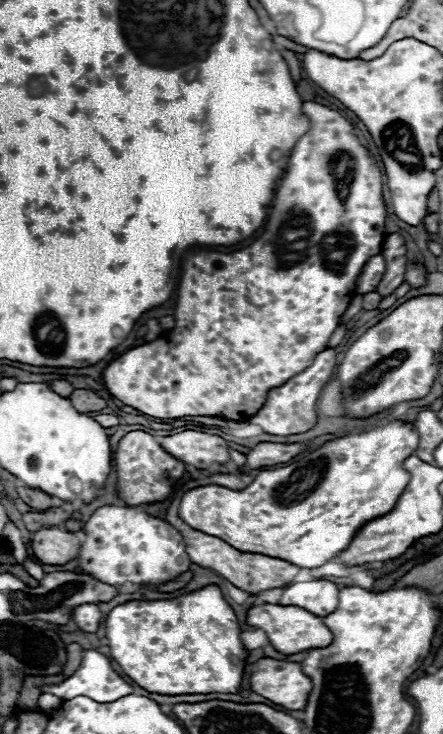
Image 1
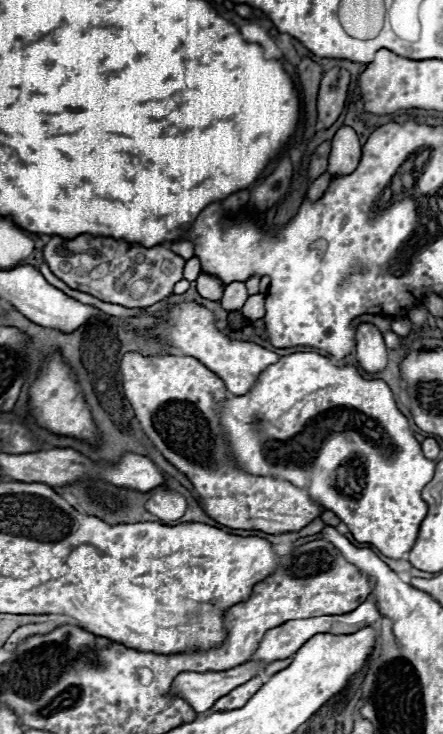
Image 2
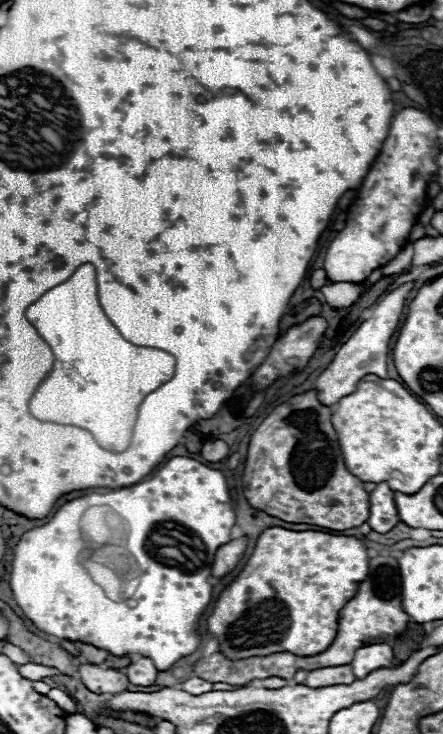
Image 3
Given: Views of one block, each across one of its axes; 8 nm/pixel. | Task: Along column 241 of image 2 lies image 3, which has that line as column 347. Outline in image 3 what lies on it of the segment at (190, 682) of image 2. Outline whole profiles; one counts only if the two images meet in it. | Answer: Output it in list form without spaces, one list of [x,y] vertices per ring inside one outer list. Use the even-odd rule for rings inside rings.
[[[330,666],[330,668],[318,668],[308,672],[306,686],[310,688],[322,688],[322,686],[336,686],[336,684],[352,684],[356,676],[352,674],[352,666]]]

